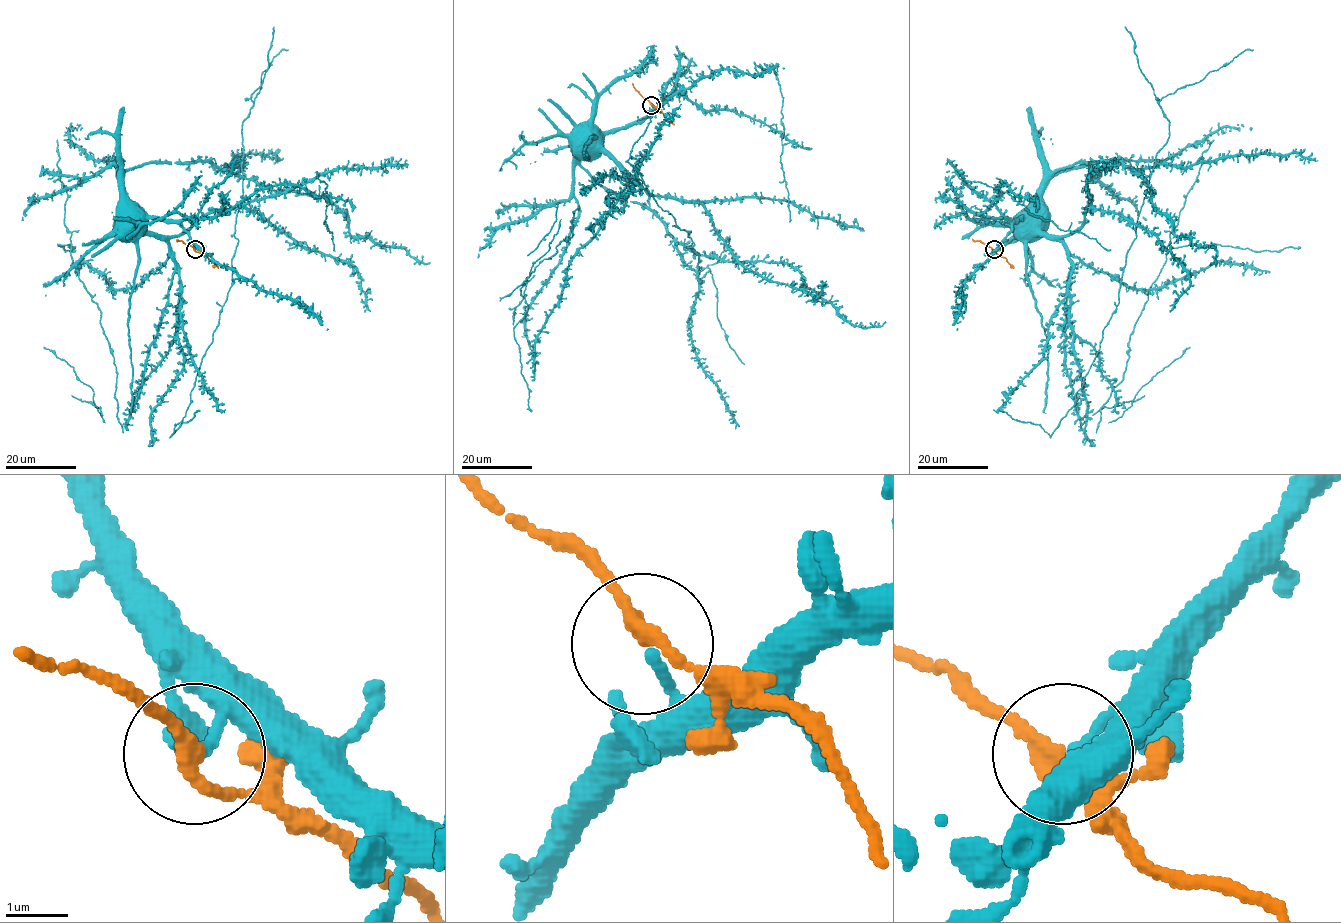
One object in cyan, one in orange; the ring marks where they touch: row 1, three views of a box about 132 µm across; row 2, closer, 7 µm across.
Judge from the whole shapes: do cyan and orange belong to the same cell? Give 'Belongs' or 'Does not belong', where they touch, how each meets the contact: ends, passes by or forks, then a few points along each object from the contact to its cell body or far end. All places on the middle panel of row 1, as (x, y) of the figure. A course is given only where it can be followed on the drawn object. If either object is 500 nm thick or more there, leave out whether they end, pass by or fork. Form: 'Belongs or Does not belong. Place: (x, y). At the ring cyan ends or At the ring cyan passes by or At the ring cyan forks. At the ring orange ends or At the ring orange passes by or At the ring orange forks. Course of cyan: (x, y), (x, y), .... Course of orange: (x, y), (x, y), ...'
Does not belong. Place: (651, 105). At the ring cyan ends. At the ring orange passes by. Course of cyan: (651, 105), (652, 109), (642, 120), (630, 125), (602, 132), (595, 125), (580, 127). Course of orange: (650, 104), (657, 106), (674, 125)

